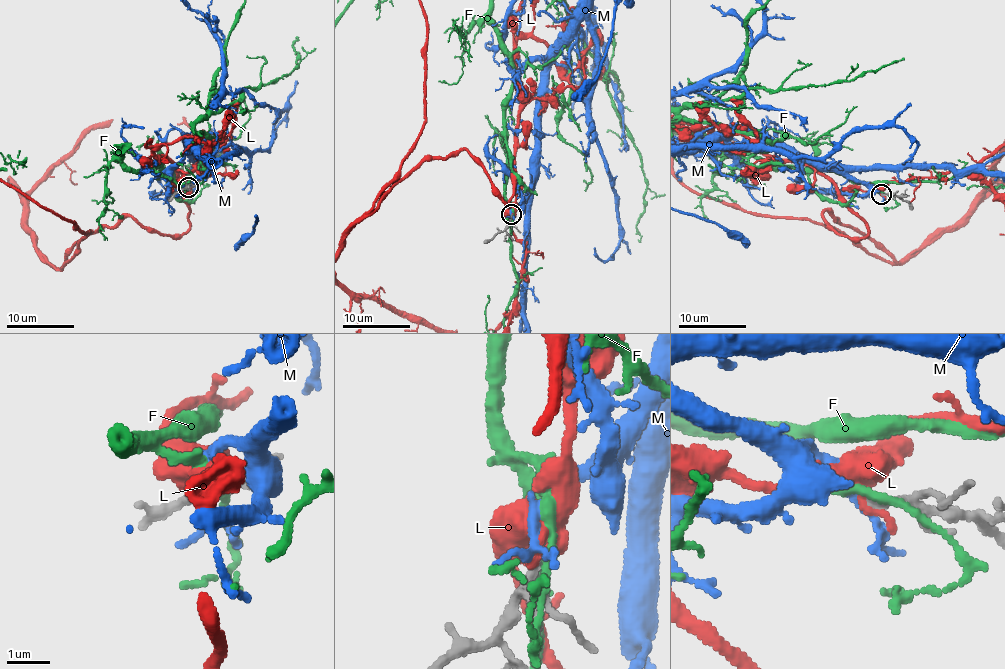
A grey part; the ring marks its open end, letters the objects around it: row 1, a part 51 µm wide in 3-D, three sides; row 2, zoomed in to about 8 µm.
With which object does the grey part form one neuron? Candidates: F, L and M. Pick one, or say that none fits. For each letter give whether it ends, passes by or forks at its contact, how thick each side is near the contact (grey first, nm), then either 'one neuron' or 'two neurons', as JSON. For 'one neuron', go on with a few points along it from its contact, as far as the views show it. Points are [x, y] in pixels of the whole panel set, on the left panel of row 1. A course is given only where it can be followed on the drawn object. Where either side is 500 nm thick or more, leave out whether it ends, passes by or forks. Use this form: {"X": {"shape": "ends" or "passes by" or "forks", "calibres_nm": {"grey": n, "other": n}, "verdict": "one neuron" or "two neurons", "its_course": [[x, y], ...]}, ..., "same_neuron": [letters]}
{"F": {"shape": "passes by", "calibres_nm": {"grey": 130, "other": 190}, "verdict": "two neurons"}, "L": {"shape": "ends", "calibres_nm": {"grey": 150, "other": 240}, "verdict": "two neurons"}, "M": {"shape": "forks", "calibres_nm": {"grey": 200, "other": 190}, "verdict": "two neurons"}, "same_neuron": []}

